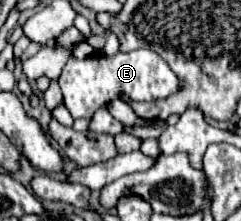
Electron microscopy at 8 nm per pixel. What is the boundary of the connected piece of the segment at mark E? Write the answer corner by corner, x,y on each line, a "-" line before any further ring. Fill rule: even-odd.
146,48
116,52
110,58
102,56
100,52
88,56
86,60
76,60
72,56
66,62
58,82
64,94
64,106
70,110
72,118
90,118
98,108
110,104
120,94
126,94
132,102
152,102
158,98
166,98
180,86
178,76
174,76
166,60

